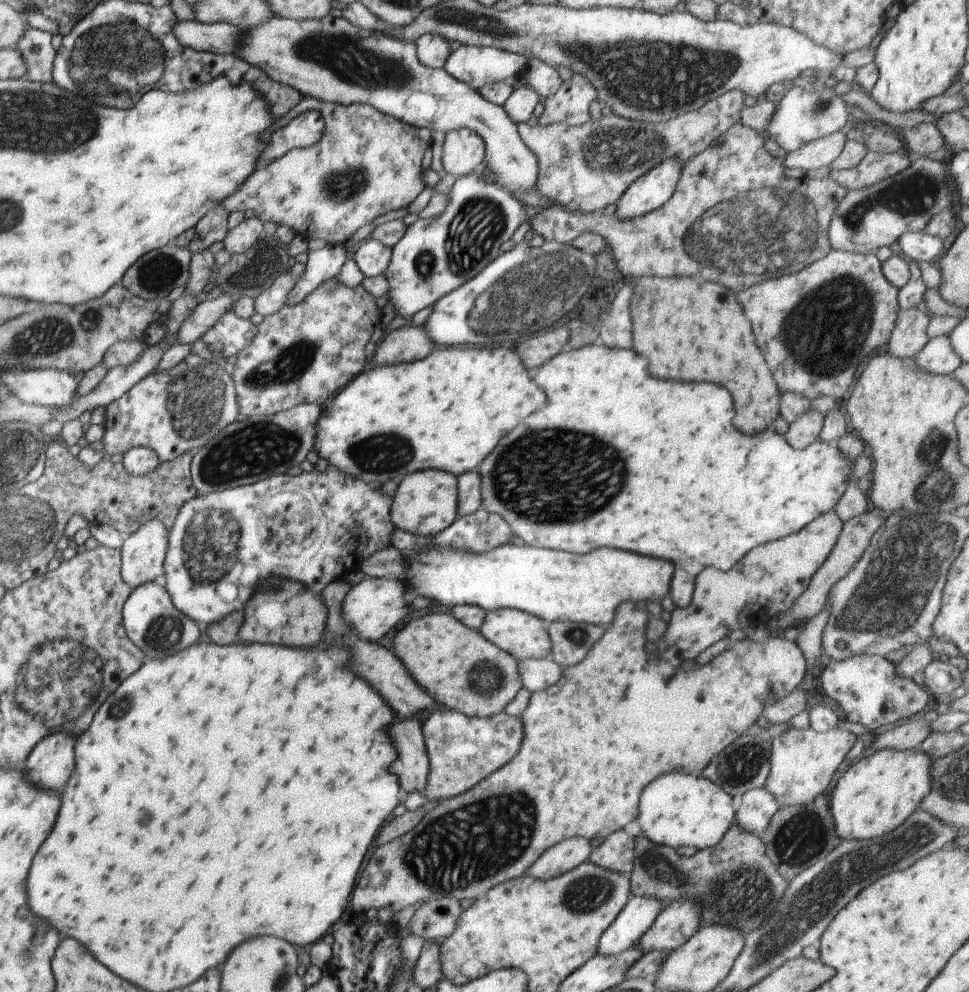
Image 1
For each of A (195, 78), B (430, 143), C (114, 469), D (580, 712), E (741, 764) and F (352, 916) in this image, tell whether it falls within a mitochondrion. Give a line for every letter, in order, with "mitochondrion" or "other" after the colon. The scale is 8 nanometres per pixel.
A: other
B: other
C: other
D: other
E: mitochondrion
F: other

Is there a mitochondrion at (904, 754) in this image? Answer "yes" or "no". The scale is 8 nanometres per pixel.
no

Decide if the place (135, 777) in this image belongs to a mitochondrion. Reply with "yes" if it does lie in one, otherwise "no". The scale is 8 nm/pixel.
no

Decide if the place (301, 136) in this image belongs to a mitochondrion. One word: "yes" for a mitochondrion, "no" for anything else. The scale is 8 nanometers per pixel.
no

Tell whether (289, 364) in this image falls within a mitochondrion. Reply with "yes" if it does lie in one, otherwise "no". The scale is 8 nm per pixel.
yes

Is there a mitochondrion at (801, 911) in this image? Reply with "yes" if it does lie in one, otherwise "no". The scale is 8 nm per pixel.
yes

